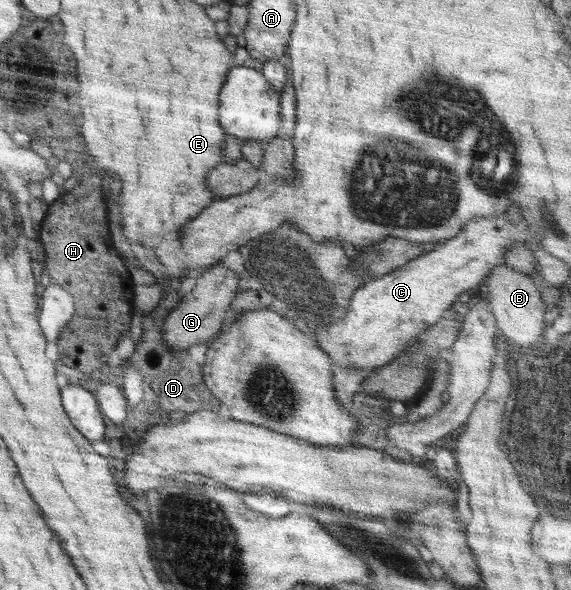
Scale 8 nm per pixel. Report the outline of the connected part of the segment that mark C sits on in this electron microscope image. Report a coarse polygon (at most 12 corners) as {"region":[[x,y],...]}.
{"region":[[507,213],[471,220],[355,291],[309,333],[333,365],[395,359],[509,247],[543,236]]}

